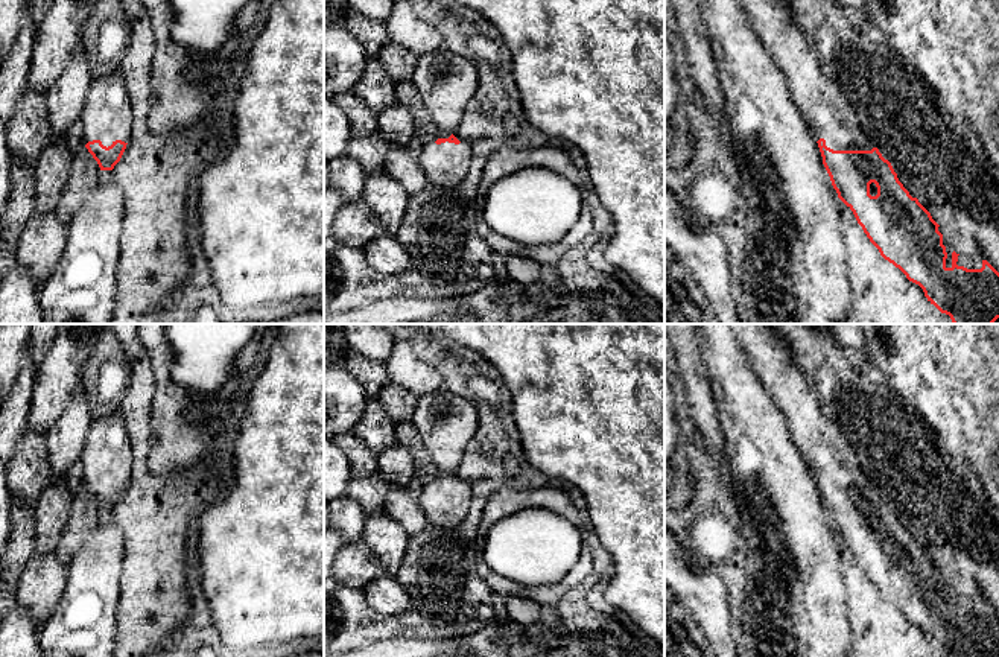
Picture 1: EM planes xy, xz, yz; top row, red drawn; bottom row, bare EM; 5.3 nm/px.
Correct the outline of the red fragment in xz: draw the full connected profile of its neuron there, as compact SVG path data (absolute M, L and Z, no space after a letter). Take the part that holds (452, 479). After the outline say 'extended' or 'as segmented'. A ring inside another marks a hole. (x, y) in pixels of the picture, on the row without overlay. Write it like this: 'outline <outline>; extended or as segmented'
outline M439 474L420 485L417 499L430 525L461 529L471 505L471 487L458 474Z; extended

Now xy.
outline M120 412L93 420L81 456L85 487L100 511L113 511L131 478L132 453Z; extended

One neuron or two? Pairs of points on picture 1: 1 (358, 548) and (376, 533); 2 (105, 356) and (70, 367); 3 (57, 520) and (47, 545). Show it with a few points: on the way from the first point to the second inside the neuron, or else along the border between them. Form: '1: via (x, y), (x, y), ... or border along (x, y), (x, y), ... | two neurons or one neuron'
1: border along (361, 539), (382, 571) | two neurons
2: border along (98, 339), (84, 367), (81, 384) | two neurons
3: via (50, 526), (47, 539) | one neuron

